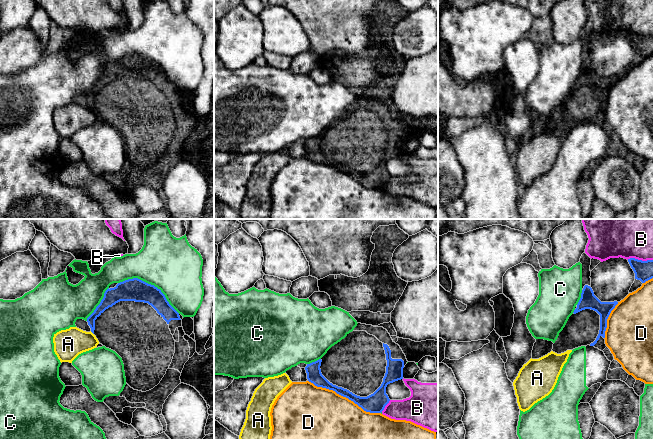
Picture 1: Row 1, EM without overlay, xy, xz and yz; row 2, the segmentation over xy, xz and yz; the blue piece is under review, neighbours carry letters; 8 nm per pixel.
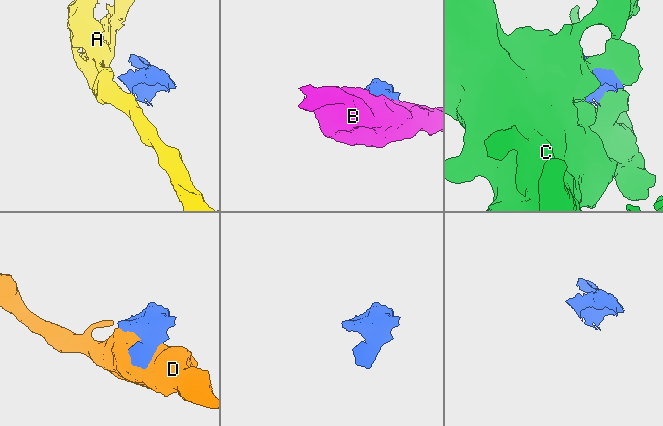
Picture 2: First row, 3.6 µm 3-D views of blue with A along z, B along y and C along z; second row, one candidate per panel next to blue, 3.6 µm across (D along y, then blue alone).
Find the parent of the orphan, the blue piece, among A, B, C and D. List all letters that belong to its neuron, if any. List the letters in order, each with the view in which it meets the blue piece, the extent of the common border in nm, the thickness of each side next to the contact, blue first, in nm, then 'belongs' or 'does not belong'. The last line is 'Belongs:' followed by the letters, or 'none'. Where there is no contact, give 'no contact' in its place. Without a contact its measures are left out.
A: xy | 40 nm | 80/240 nm | does not belong
B: yz | 200 nm | 150/420 nm | does not belong
C: xy | 550 nm | 180/440 nm | does not belong
D: xz | 650 nm | 160/420 nm | does not belong
Belongs: none

